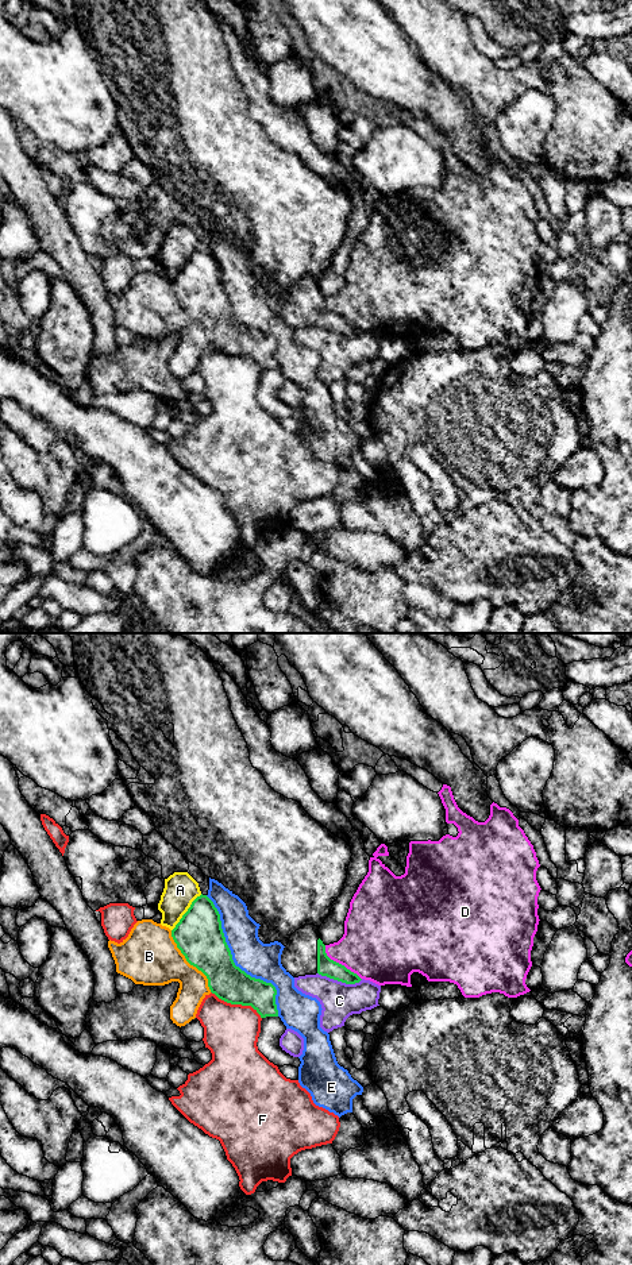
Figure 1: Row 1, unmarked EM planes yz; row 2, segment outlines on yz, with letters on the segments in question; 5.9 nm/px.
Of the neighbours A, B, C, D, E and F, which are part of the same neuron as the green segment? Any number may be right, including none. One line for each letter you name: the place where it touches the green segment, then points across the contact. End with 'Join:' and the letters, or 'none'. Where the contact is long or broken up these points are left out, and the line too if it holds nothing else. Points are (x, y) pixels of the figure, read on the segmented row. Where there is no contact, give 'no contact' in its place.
B: contact yz (189, 963)
Join: B

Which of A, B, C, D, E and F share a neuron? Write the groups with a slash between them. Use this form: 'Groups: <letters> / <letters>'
Groups: A / B / C / D / E / F

